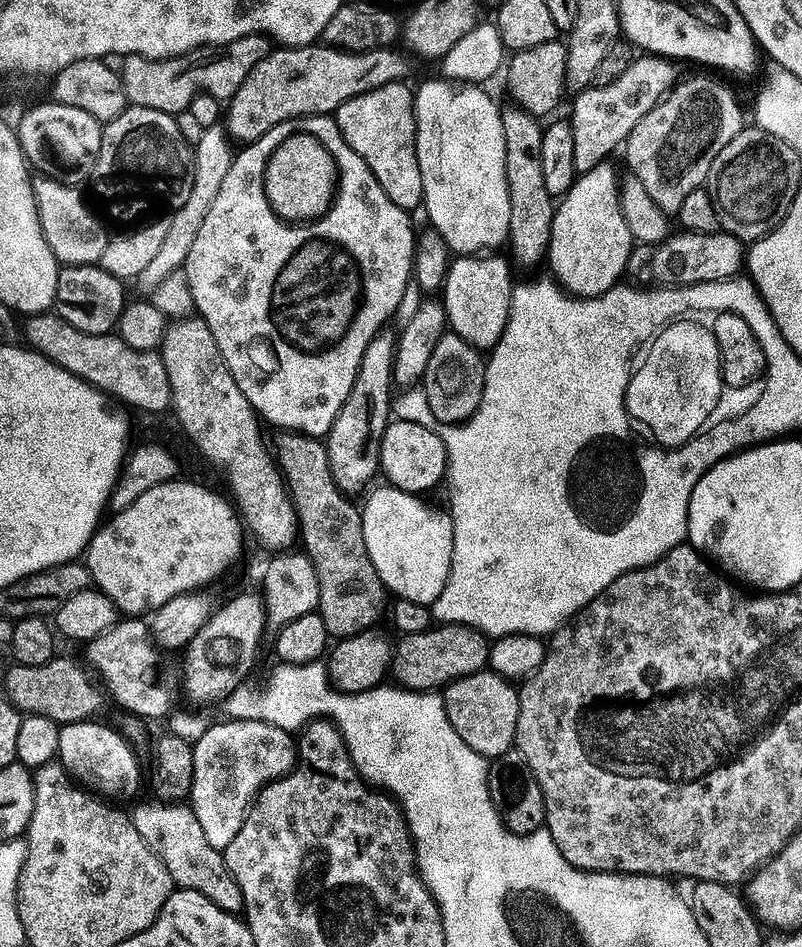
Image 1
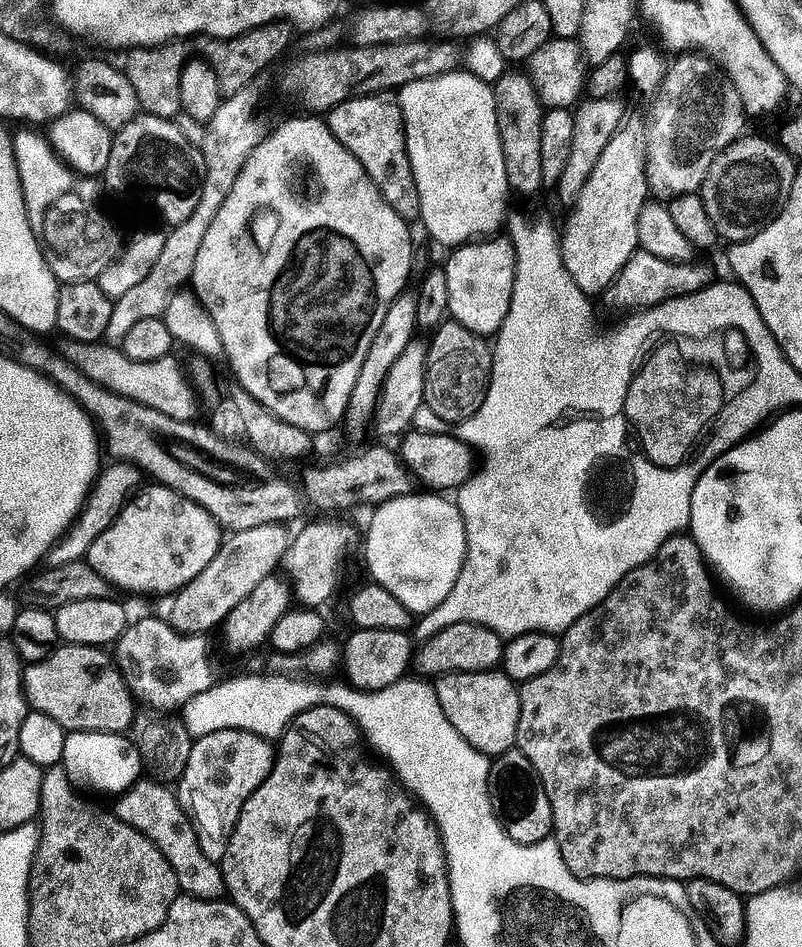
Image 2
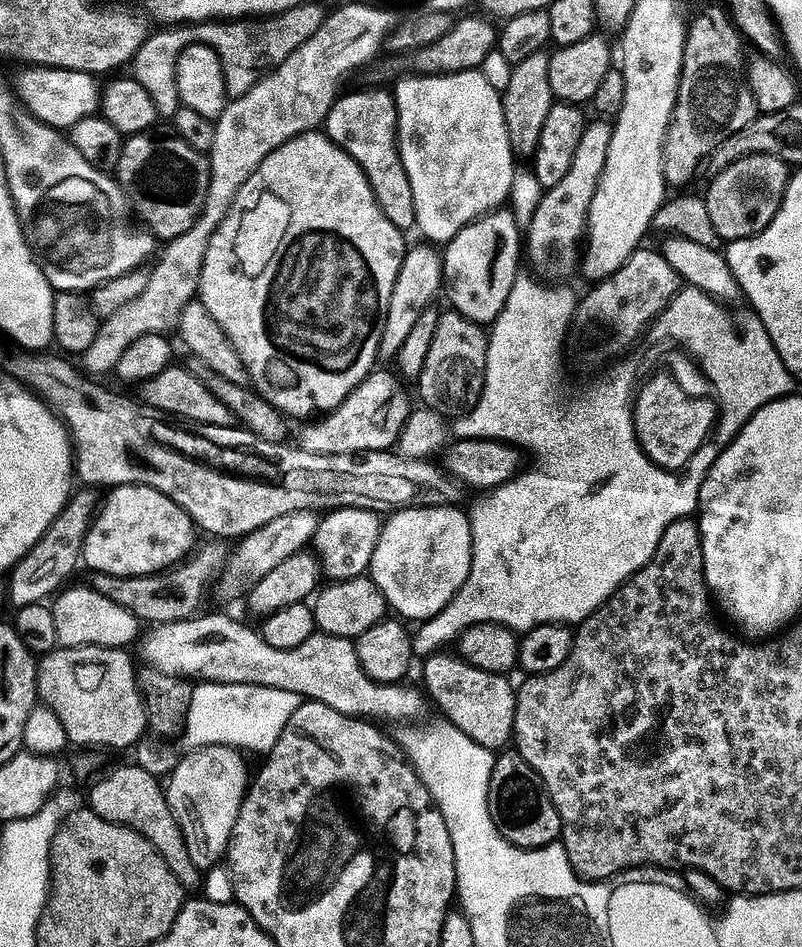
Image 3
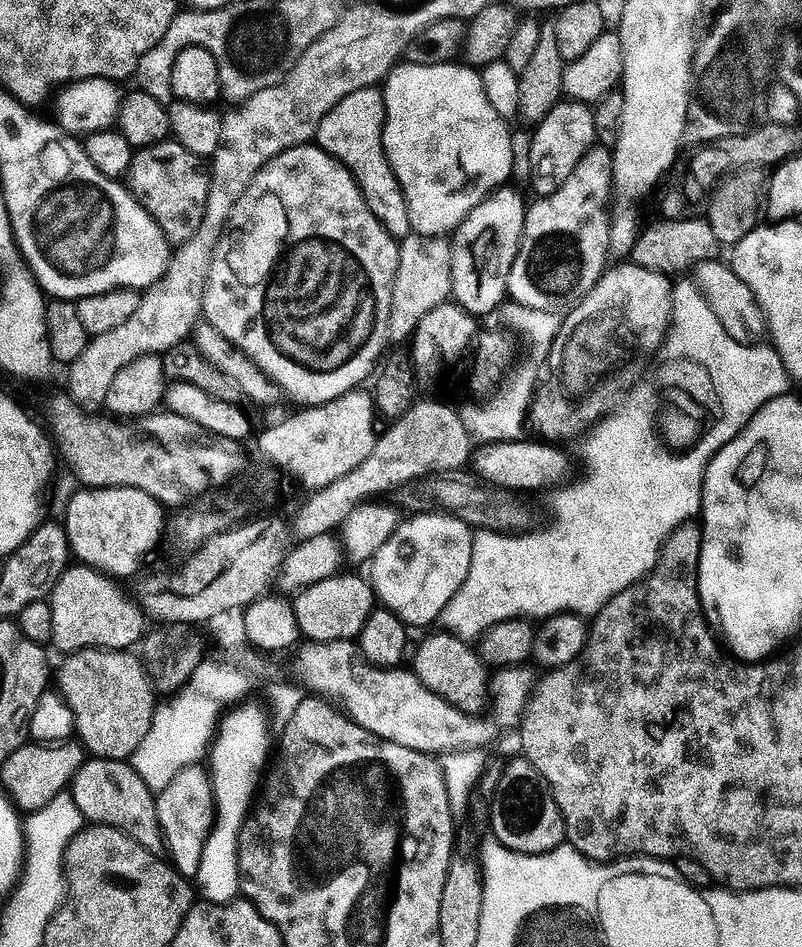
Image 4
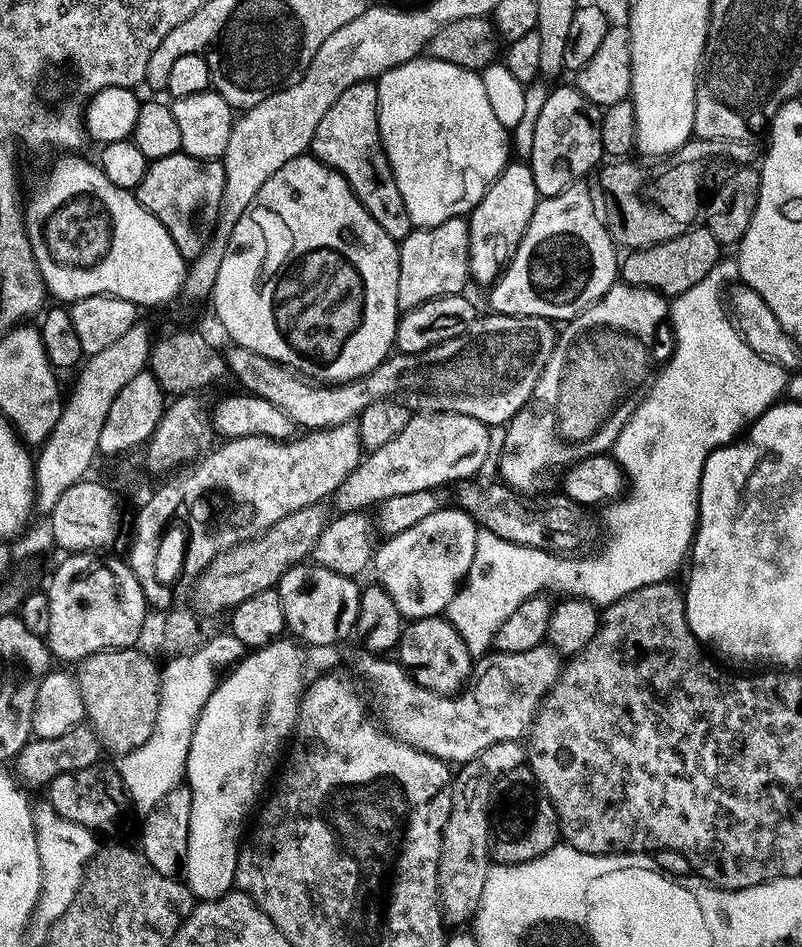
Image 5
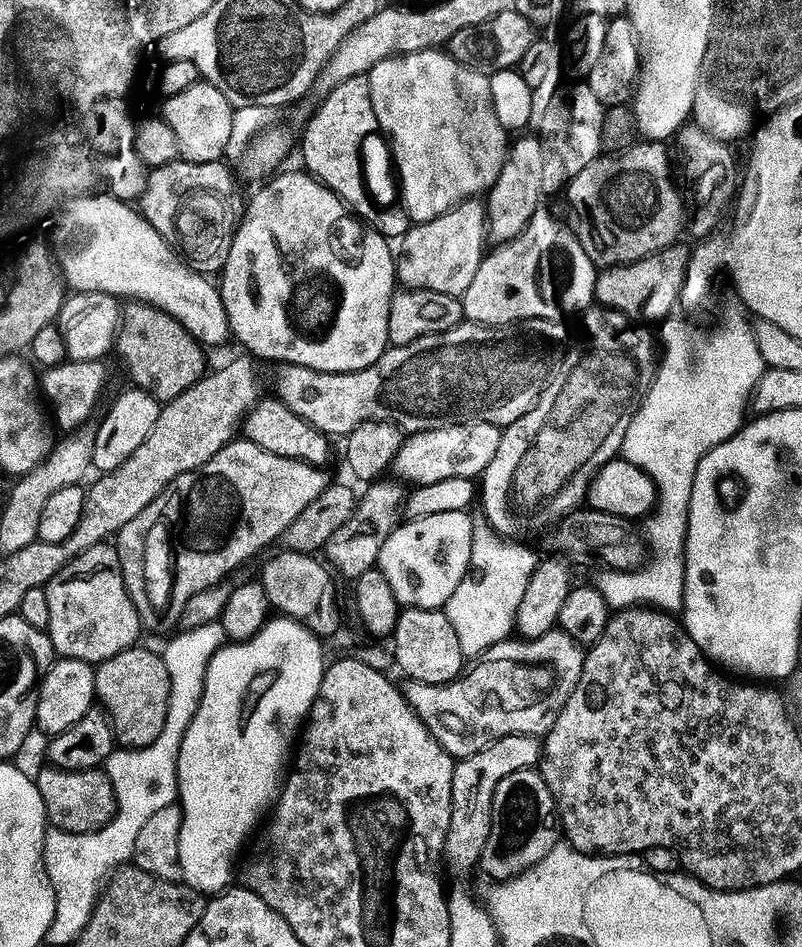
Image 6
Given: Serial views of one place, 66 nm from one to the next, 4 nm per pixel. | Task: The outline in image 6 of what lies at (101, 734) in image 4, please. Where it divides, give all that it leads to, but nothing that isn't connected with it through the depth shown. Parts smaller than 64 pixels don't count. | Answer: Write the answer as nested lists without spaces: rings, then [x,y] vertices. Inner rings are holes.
[[[144,646],[127,648],[122,654],[110,658],[96,668],[96,694],[104,700],[103,711],[113,725],[120,728],[136,728],[137,749],[158,741],[166,725],[167,706],[170,702],[171,678],[166,670],[163,655],[147,652]]]

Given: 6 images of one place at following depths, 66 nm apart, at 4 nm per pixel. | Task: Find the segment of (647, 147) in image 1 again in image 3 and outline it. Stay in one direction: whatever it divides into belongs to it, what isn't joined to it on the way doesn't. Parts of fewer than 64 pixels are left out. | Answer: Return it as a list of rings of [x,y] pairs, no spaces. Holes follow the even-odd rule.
[[[723,7],[704,12],[696,21],[691,21],[688,39],[684,46],[684,65],[680,75],[680,89],[676,99],[676,109],[670,122],[668,137],[664,143],[664,183],[673,189],[684,190],[696,176],[696,171],[714,154],[728,138],[739,131],[746,130],[756,119],[758,109],[756,99],[746,79],[746,60],[744,64],[746,41],[740,29],[730,19]]]

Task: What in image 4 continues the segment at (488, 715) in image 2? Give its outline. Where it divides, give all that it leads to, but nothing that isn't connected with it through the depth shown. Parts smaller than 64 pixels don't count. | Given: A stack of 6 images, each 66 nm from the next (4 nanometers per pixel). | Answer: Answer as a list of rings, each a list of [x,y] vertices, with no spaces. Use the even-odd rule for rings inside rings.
[[[437,631],[437,636],[428,636],[416,652],[416,677],[438,698],[454,706],[459,712],[476,718],[490,704],[490,669],[484,663],[479,651],[469,641],[459,640],[450,632]]]

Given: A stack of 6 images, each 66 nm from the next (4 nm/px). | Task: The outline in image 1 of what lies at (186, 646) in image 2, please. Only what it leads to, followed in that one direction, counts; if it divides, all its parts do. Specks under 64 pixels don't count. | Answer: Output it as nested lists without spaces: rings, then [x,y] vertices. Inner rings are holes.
[[[121,619],[97,640],[87,641],[86,648],[89,662],[96,667],[95,675],[102,681],[107,695],[114,696],[125,708],[125,713],[148,722],[172,716],[177,707],[176,692],[168,685],[168,672],[160,661],[161,649],[152,639],[149,625],[143,619]]]

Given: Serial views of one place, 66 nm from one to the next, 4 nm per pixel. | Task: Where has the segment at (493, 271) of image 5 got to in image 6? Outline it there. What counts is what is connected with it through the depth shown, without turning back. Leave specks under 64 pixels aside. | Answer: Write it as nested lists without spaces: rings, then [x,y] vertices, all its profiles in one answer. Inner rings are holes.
[[[535,135],[523,136],[519,137],[521,140],[516,145],[513,143],[507,149],[504,165],[500,167],[500,172],[486,196],[489,241],[496,246],[508,244],[509,241],[520,236],[536,213],[541,211],[540,199],[545,199],[546,196],[542,186],[540,141]]]

